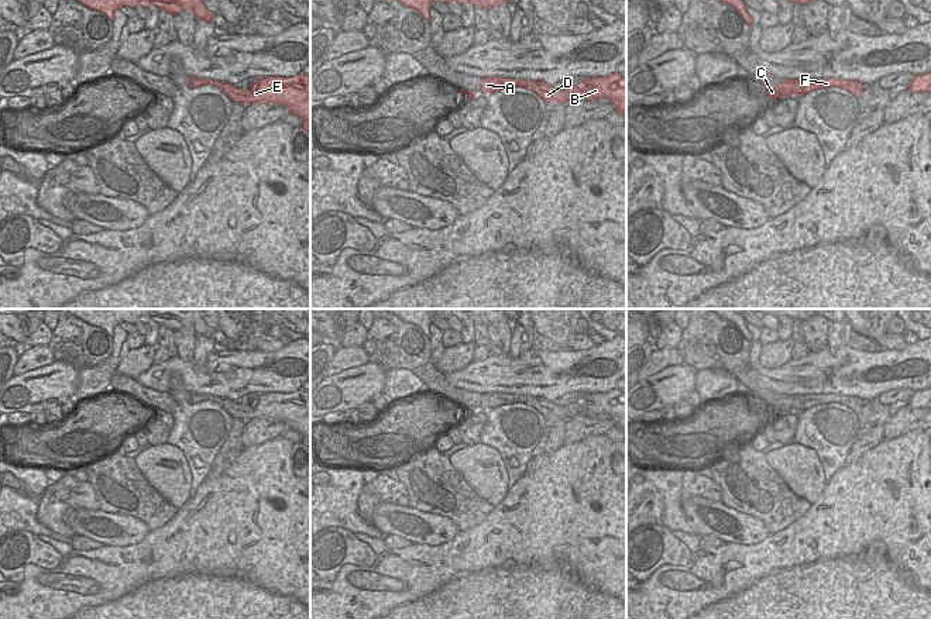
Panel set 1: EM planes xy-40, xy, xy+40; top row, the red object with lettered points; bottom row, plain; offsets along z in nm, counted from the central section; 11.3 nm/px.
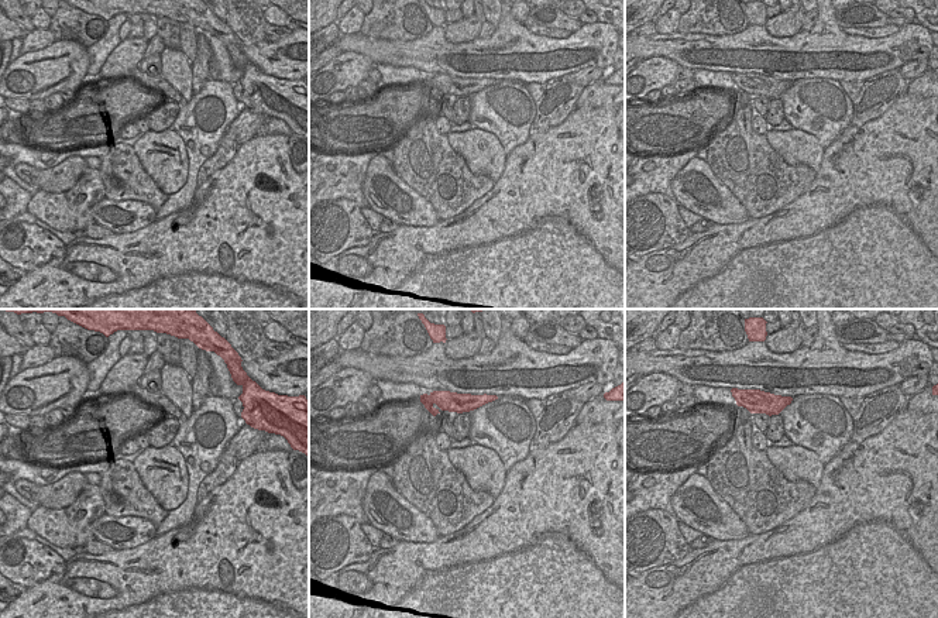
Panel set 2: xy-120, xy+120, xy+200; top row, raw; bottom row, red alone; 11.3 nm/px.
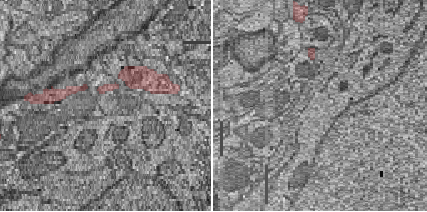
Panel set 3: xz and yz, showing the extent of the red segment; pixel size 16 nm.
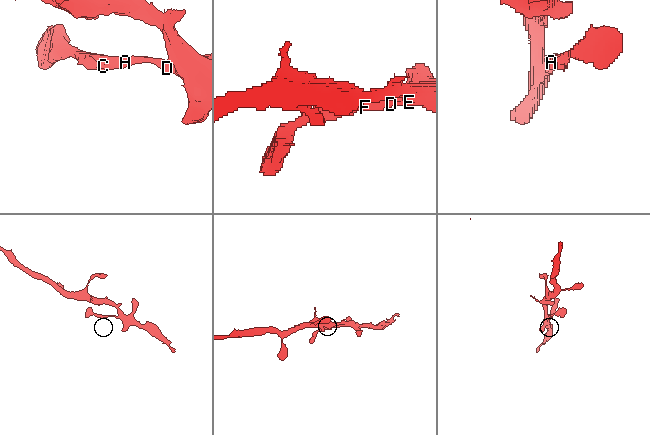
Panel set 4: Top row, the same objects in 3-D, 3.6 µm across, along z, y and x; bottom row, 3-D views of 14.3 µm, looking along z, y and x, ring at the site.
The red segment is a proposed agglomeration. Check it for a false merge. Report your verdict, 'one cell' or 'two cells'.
one cell

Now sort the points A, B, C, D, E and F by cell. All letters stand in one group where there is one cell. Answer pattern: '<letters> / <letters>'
A B C D E F

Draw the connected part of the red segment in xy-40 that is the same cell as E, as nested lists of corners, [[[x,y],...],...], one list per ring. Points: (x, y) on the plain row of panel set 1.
[[[299,389],[292,393],[257,393],[250,405],[241,406],[229,398],[189,393],[189,405],[203,400],[219,403],[231,417],[250,422],[252,419],[278,420],[300,434],[300,443],[310,450],[310,393]]]

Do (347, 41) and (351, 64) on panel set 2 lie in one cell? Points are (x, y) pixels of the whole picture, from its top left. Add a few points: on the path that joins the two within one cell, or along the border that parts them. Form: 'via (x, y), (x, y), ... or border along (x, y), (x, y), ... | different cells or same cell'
border along (342, 51), (360, 52), (373, 65) | different cells

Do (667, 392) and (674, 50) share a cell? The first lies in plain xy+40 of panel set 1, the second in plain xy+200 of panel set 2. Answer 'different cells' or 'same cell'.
different cells

